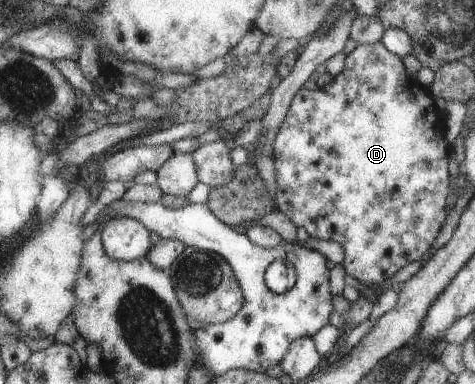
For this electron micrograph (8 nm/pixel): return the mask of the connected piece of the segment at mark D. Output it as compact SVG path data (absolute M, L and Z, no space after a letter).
M381 41L375 44L357 45L355 50L346 56L344 68L334 76L334 81L326 86L317 87L316 90L301 87L295 93L272 144L279 210L282 210L298 227L304 226L311 237L328 241L335 240L341 244L346 254L345 262L343 262L346 273L357 278L359 282L376 285L391 278L406 264L423 257L431 248L433 240L437 238L441 225L448 215L445 200L449 196L450 179L447 160L451 146L445 138L447 117L434 102L431 102L430 92L421 88L421 85L416 77L407 76L401 58L397 58L395 53L387 50Z

